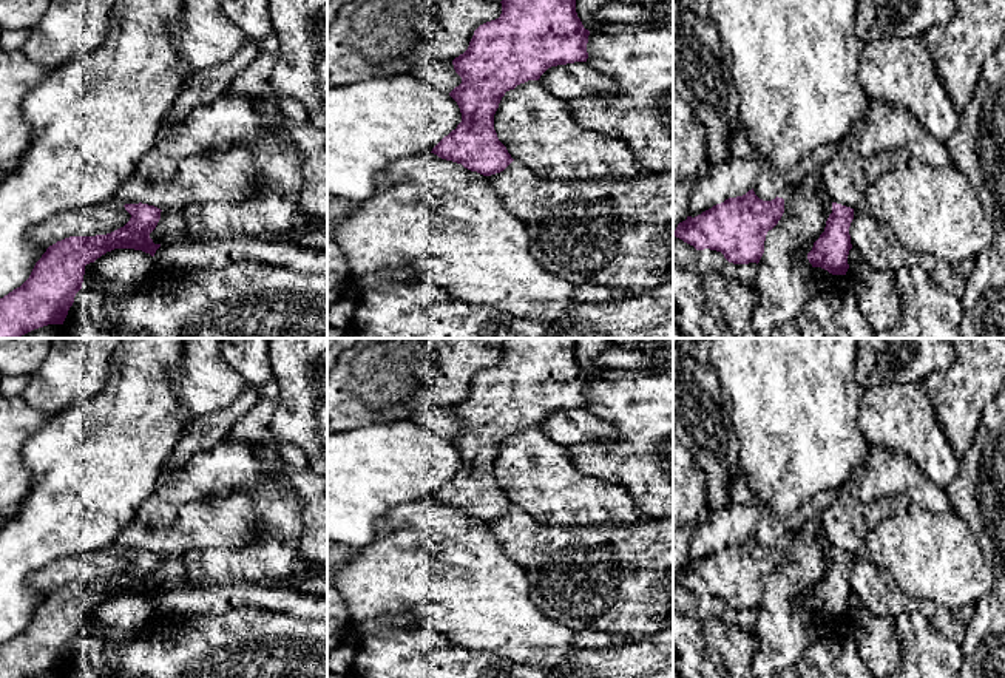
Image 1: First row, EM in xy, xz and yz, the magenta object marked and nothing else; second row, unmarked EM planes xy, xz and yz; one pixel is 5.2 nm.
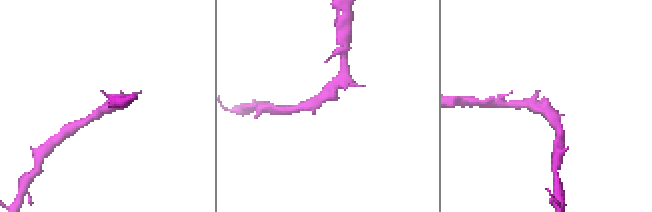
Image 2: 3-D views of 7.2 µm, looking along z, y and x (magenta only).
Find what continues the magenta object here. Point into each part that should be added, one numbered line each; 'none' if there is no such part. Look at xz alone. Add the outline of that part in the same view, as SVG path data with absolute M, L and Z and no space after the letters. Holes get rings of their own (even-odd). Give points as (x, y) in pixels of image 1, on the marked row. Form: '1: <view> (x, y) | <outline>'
none

